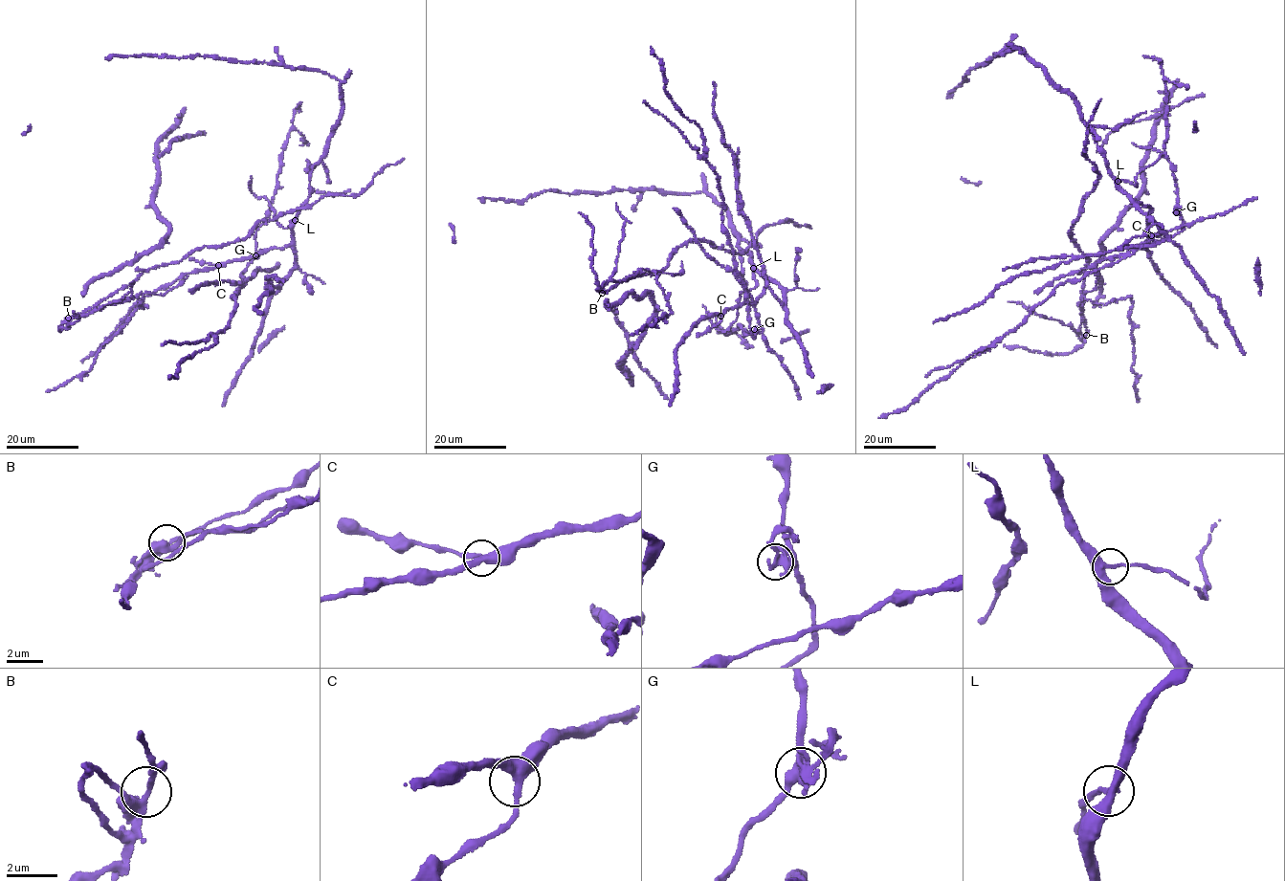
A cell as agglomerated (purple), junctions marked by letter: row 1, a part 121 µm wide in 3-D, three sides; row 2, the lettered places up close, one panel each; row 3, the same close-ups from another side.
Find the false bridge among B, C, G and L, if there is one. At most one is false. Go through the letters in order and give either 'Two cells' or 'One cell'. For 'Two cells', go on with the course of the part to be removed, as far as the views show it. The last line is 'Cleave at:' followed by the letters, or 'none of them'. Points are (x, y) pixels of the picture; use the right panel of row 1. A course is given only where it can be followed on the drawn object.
B: Two cells. Course of the part to remove: (1086, 335), (1077, 331), (1084, 296), (1105, 304), (1130, 297), (1137, 402)
C: One cell
G: One cell
L: One cell
Cleave at: B

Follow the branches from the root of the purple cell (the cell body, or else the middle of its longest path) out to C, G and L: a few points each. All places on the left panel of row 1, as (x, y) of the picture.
C: (299, 209), (290, 244), (218, 265)
G: (299, 209), (295, 220), (284, 228), (276, 221), (269, 200), (272, 200), (269, 213), (255, 233), (255, 255)
L: (299, 209), (295, 220)

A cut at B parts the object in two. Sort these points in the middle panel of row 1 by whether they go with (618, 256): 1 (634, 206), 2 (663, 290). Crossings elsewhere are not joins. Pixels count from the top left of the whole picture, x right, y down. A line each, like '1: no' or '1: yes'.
1: no
2: yes

